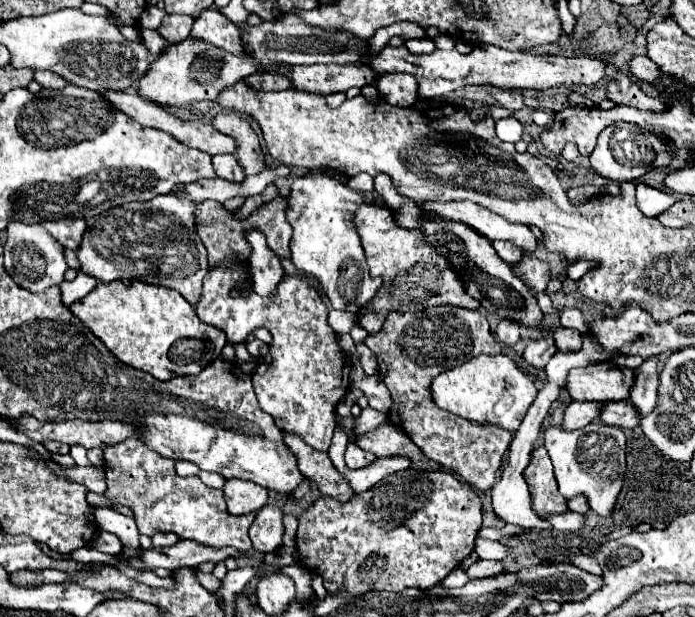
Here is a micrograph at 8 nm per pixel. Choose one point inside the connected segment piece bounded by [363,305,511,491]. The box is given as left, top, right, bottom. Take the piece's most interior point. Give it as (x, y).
(412, 349)

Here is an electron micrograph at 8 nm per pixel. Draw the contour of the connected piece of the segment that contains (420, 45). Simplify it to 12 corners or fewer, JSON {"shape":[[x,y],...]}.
{"shape":[[407,39],[405,47],[411,53],[431,53],[433,39]]}

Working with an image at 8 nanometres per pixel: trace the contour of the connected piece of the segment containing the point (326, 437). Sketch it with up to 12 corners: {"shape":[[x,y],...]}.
{"shape":[[209,269],[195,305],[231,343],[260,327],[251,375],[281,431],[327,451],[349,365],[321,295],[285,275]]}

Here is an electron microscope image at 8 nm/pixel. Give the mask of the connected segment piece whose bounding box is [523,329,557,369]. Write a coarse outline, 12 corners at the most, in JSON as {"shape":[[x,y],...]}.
{"shape":[[553,329],[531,341],[523,359],[543,369],[557,351]]}

